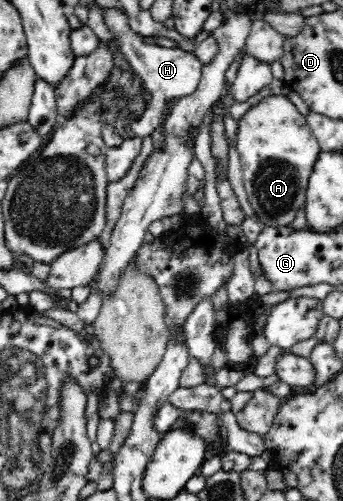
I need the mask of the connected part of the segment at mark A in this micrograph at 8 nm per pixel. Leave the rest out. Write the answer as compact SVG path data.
M272 94L264 97L259 103L250 107L247 112L237 120L238 133L236 149L240 155L243 169L243 182L247 190L250 204L262 226L288 227L299 209L306 204L308 181L313 171L315 161L321 153L319 142L303 116L286 95Z

